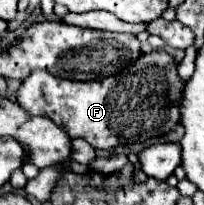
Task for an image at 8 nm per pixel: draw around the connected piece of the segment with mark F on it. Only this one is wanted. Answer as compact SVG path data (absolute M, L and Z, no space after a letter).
M166 51L142 53L126 71L106 79L68 81L36 69L18 89L18 105L32 113L50 117L72 139L86 139L94 149L144 143L168 135L180 123L180 105L186 81L178 75L178 61Z

